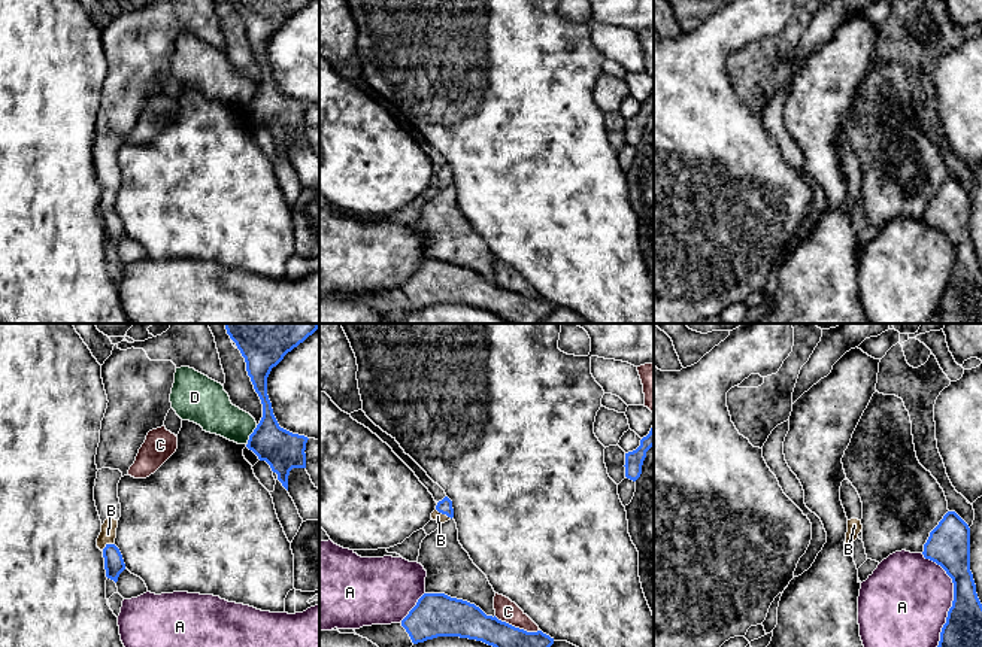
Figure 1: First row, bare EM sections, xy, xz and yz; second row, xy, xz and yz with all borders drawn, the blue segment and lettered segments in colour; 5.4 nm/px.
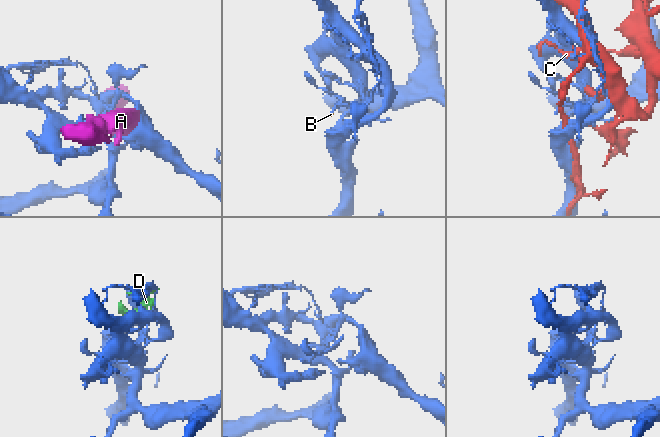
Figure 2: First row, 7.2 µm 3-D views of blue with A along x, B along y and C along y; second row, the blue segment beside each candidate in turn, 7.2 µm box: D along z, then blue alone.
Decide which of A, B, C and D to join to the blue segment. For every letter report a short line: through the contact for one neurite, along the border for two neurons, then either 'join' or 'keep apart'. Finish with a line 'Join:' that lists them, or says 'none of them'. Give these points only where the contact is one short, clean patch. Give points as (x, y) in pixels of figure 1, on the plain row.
A: keep apart
B: line xy (114, 230), (108, 210), (108, 200); join
C: keep apart
D: keep apart
Join: B

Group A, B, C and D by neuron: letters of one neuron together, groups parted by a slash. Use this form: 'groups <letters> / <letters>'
groups A / B / C D

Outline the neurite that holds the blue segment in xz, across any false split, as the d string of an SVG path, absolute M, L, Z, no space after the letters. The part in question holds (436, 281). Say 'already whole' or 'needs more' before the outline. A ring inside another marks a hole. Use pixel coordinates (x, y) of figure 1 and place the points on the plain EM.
already whole; M424 259L409 280L401 286L413 310L437 303L460 303L482 307L503 318L507 324L540 324L552 310L554 304L537 298L515 294L495 282L487 282L479 273L445 259Z

